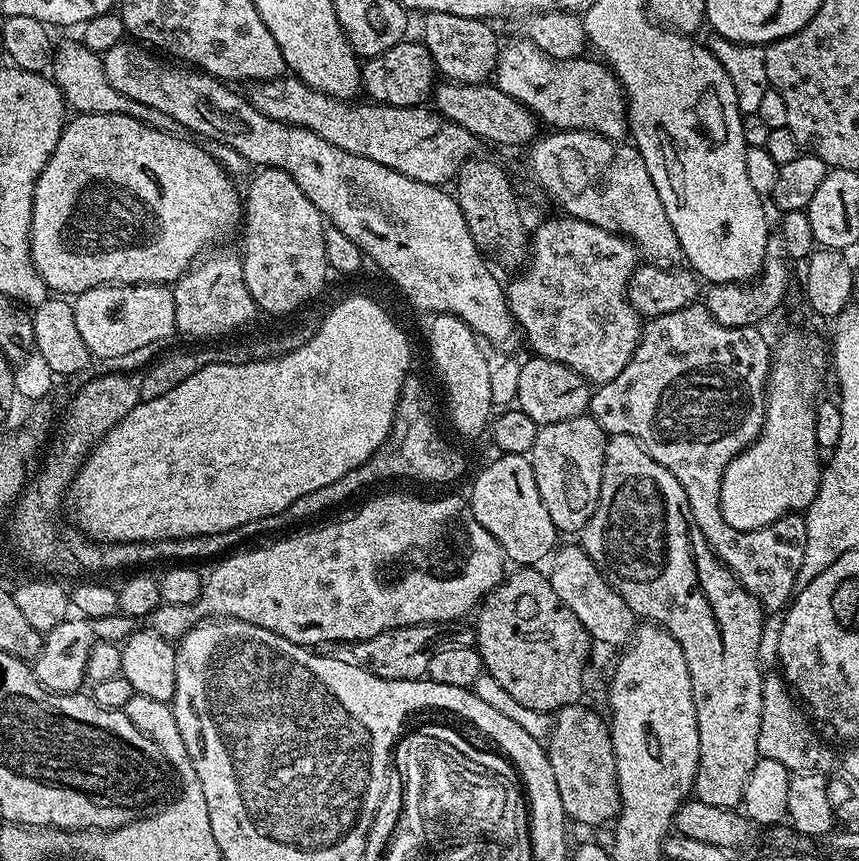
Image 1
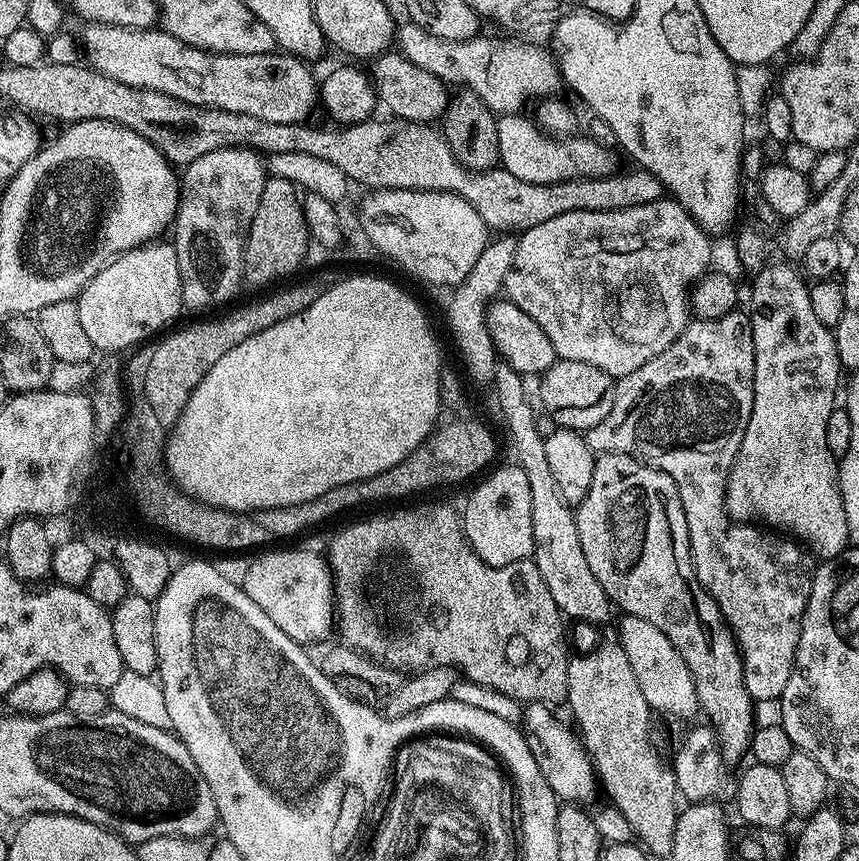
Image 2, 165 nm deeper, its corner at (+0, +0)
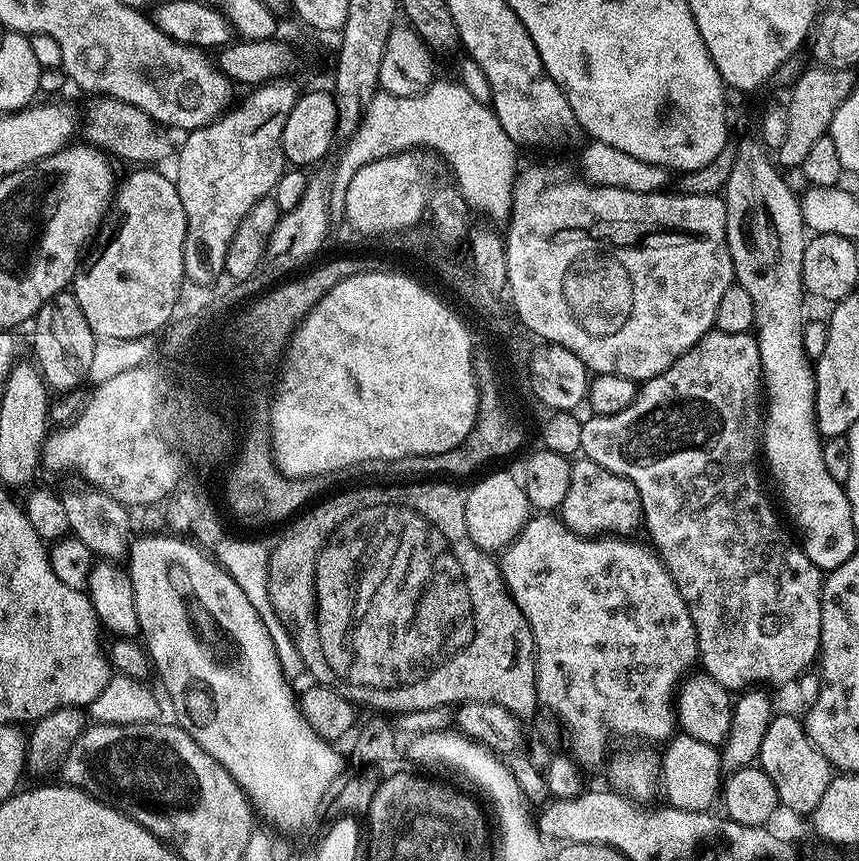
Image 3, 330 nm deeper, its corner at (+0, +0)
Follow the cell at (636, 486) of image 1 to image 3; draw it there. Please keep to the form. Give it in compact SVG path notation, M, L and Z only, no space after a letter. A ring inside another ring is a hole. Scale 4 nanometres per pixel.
M576 458L570 470L570 490L566 490L558 516L571 532L585 538L628 538L636 527L641 527L644 508L638 490L624 476L598 466L593 460Z

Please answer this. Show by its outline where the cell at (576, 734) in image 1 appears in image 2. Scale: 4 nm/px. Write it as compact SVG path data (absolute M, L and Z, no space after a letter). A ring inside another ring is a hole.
M528 704L522 718L525 733L529 737L538 766L541 767L542 774L557 799L565 803L584 804L598 792L598 781L591 756L585 751L583 741L575 731L554 718L551 712L553 711L547 705Z

